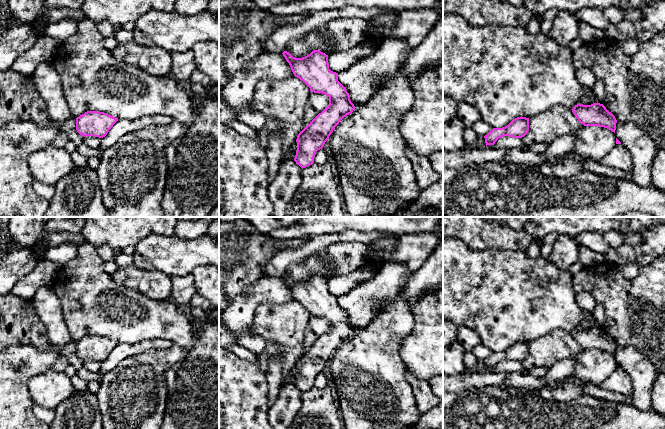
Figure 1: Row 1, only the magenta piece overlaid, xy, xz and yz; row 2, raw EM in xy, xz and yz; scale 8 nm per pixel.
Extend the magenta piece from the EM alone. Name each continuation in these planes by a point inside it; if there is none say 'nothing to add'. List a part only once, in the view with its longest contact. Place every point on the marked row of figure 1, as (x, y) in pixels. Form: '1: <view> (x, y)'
nothing to add

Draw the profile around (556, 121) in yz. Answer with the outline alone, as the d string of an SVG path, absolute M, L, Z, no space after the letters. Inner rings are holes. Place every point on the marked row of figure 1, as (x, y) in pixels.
M554 106L529 118L529 131L522 137L525 144L550 144L556 137L574 133L584 127L571 109Z

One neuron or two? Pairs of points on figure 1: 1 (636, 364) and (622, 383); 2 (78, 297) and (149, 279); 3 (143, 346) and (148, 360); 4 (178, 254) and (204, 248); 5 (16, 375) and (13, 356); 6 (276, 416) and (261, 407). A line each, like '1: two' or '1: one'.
1: two
2: two
3: two
4: one
5: one
6: two

